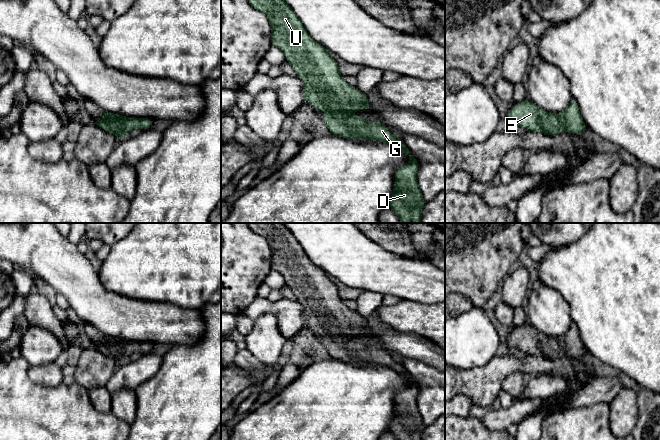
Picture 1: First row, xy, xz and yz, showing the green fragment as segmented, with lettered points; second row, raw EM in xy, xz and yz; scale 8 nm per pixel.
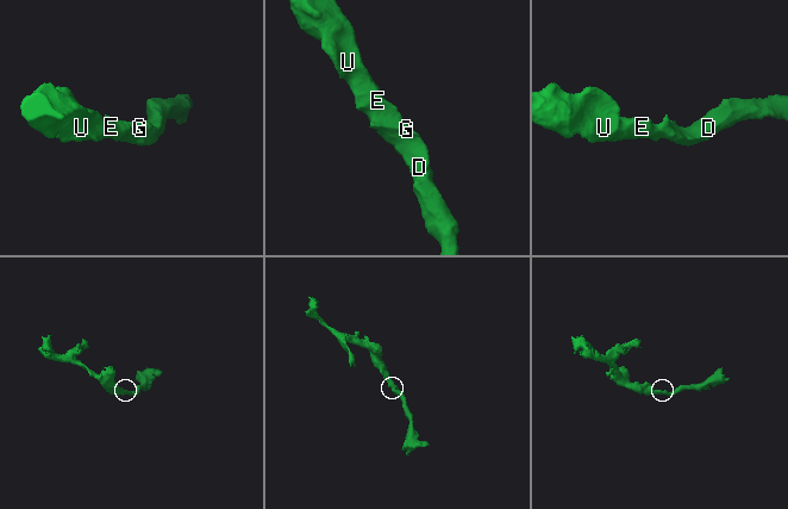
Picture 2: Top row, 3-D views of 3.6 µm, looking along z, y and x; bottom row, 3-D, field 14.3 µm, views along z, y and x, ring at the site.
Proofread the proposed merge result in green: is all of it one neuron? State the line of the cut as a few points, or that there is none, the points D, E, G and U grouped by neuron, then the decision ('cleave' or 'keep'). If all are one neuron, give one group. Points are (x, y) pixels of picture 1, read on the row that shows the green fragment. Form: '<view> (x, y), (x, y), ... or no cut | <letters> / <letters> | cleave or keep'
no cut | D E G U | keep

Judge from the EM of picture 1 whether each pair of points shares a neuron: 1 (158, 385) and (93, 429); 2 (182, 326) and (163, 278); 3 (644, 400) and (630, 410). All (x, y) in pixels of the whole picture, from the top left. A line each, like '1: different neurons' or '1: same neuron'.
1: different neurons
2: different neurons
3: different neurons

